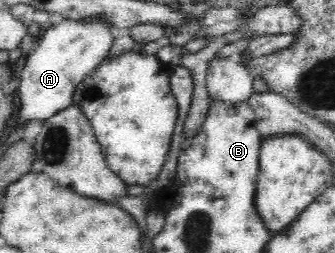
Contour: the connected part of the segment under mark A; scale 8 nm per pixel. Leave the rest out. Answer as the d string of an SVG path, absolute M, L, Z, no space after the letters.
M63 19L58 25L48 25L38 33L33 50L24 57L26 64L21 71L20 84L17 88L19 94L19 120L17 124L27 122L45 122L55 113L64 111L71 105L71 96L74 87L81 82L87 74L91 74L105 56L109 54L109 48L113 45L114 36L111 28L103 21L73 21Z

